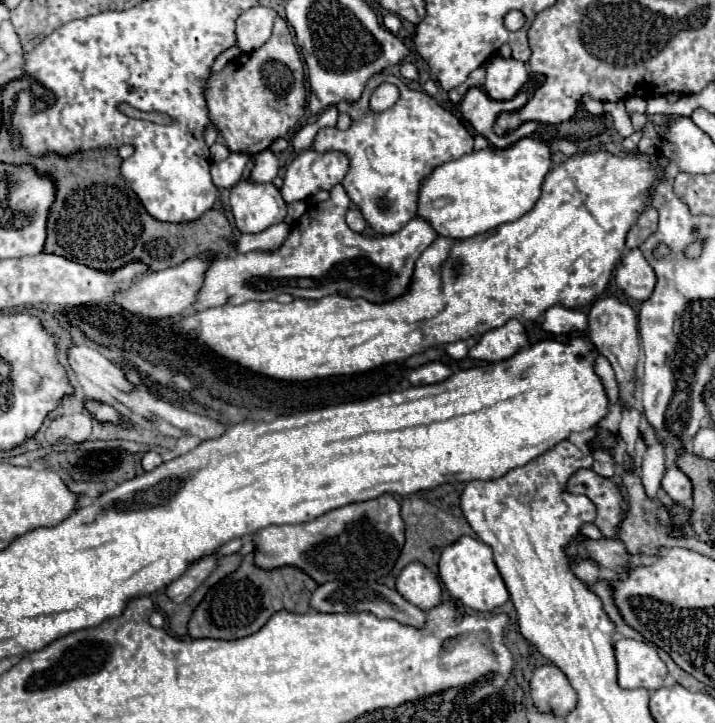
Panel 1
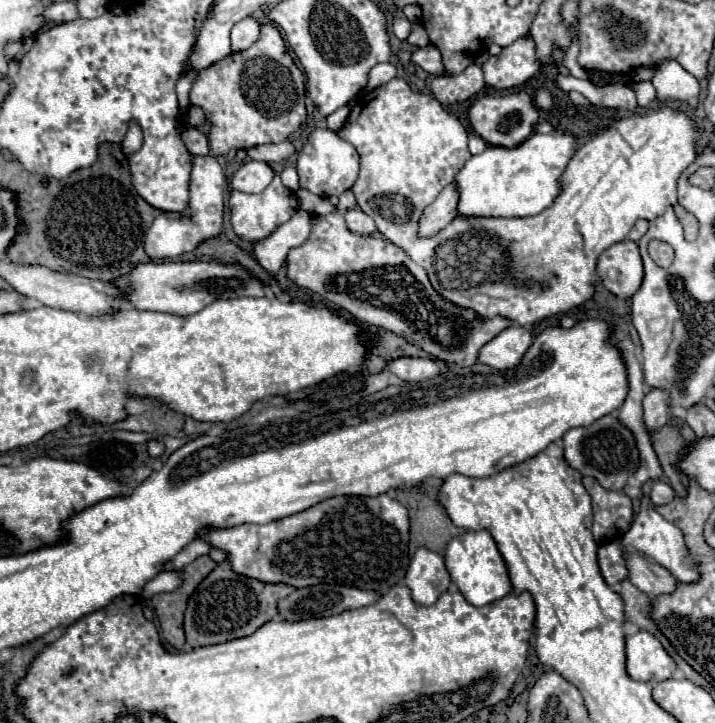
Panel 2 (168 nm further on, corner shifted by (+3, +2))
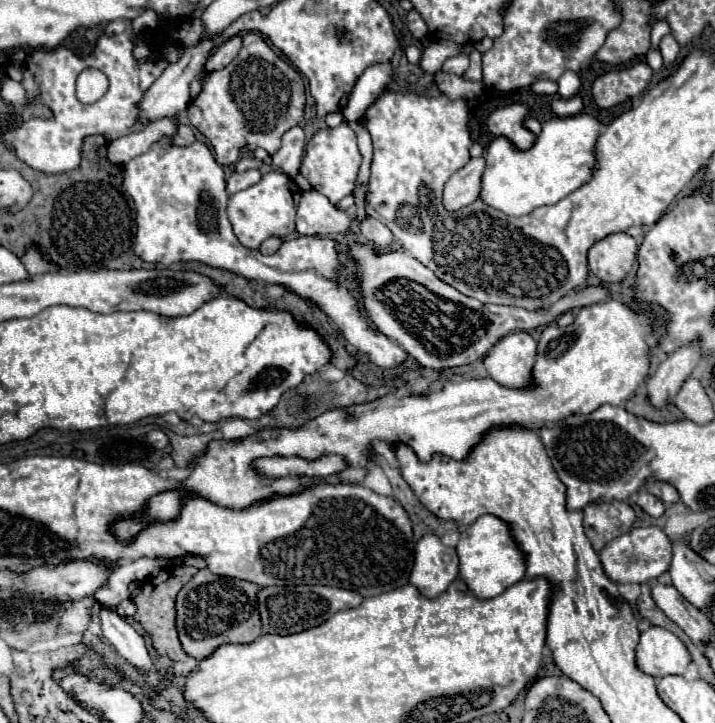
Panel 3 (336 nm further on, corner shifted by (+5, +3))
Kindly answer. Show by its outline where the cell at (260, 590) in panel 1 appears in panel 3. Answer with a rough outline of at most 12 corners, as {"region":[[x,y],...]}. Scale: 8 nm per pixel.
{"region":[[200,569],[176,597],[182,649],[202,661],[262,635],[258,585]]}

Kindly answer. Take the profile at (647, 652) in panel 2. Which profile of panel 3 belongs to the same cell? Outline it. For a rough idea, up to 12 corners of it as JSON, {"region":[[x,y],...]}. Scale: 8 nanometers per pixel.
{"region":[[664,627],[644,631],[638,667],[656,679],[682,675],[692,661]]}

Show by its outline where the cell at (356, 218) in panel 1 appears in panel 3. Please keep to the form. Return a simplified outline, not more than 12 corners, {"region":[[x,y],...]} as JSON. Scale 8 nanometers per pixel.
{"region":[[378,219],[360,221],[362,235],[378,251],[388,251],[396,241]]}

